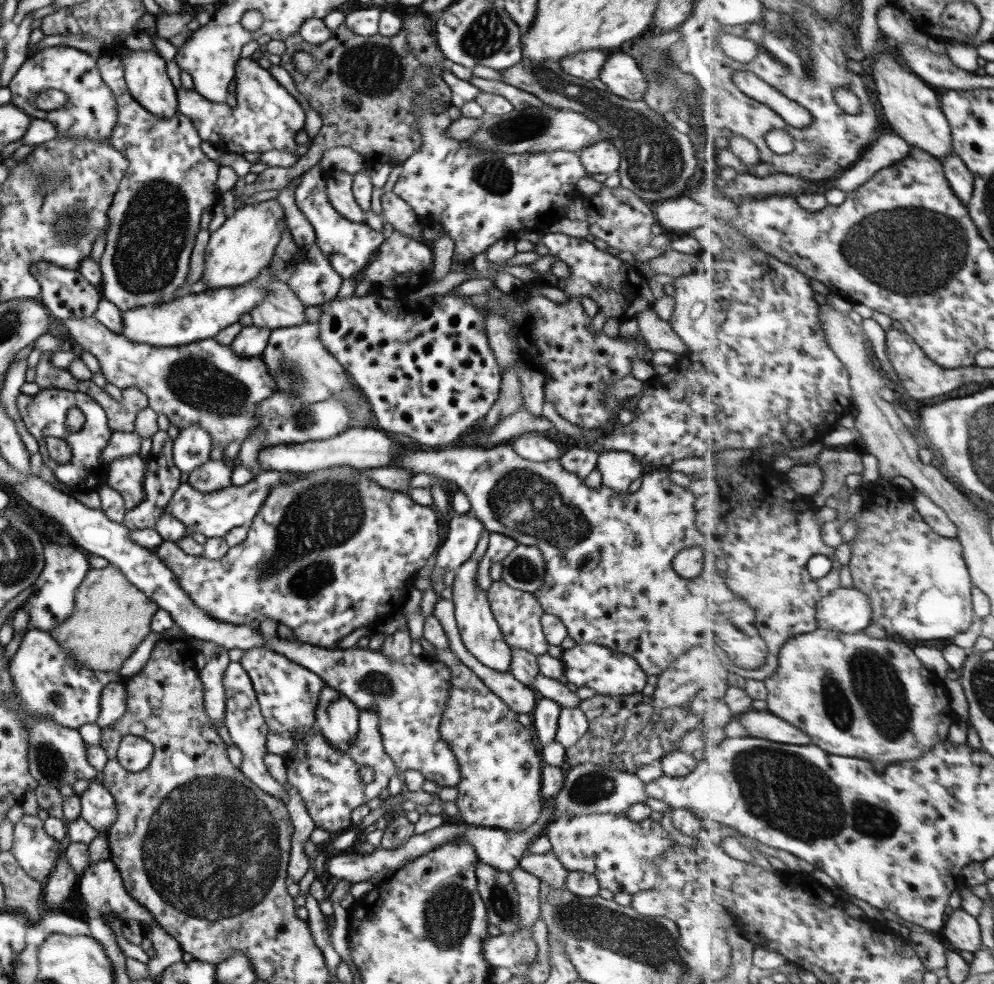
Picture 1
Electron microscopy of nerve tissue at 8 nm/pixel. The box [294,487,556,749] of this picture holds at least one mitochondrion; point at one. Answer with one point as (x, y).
(381, 686)

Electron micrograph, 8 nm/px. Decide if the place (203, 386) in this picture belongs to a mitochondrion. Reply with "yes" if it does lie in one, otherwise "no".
yes

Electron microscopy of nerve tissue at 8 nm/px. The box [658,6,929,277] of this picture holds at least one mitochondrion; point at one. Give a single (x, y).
(801, 61)

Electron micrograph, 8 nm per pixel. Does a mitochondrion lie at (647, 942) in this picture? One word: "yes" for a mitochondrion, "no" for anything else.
yes

